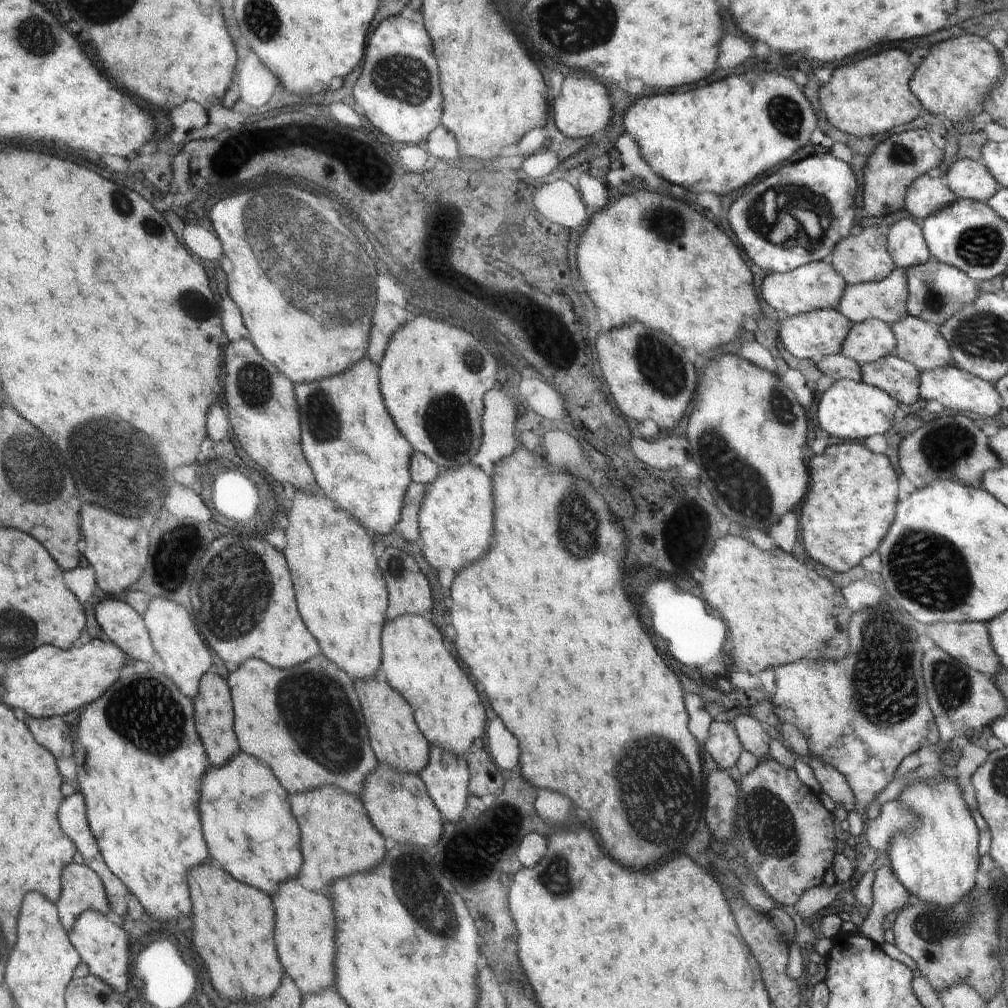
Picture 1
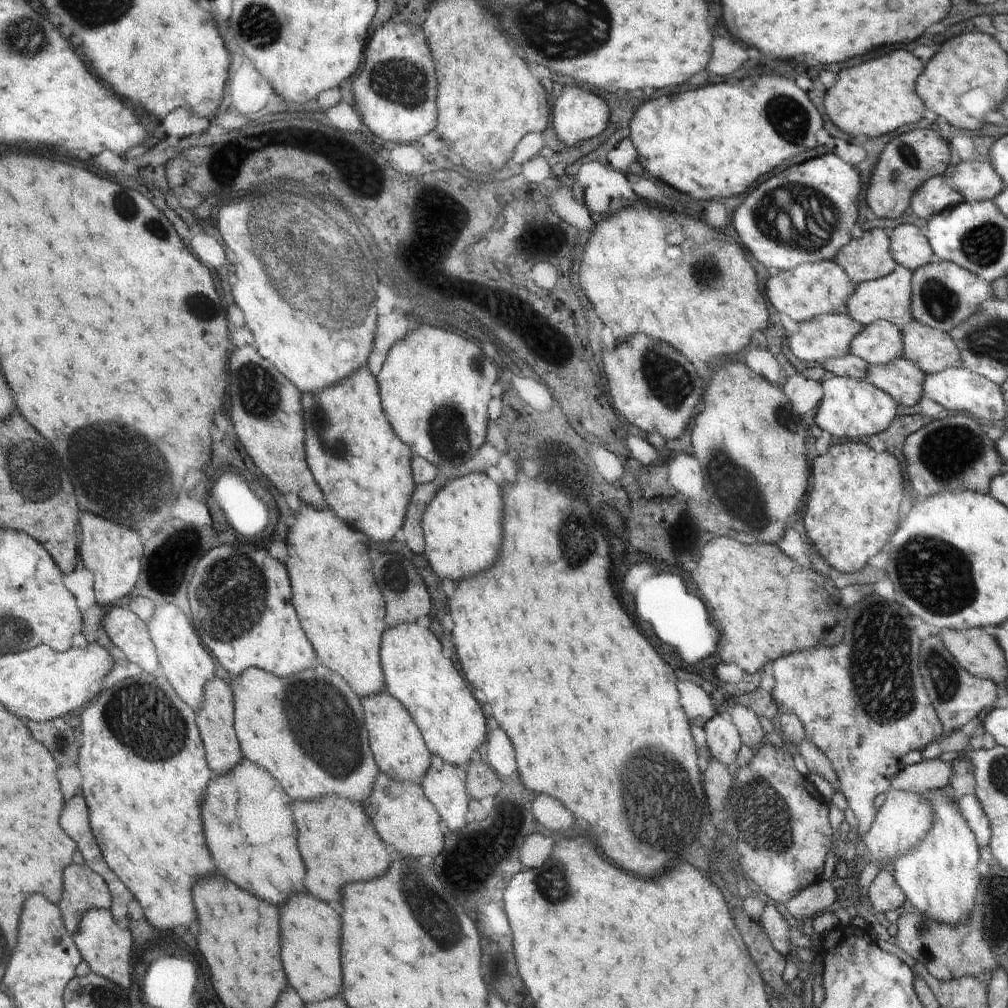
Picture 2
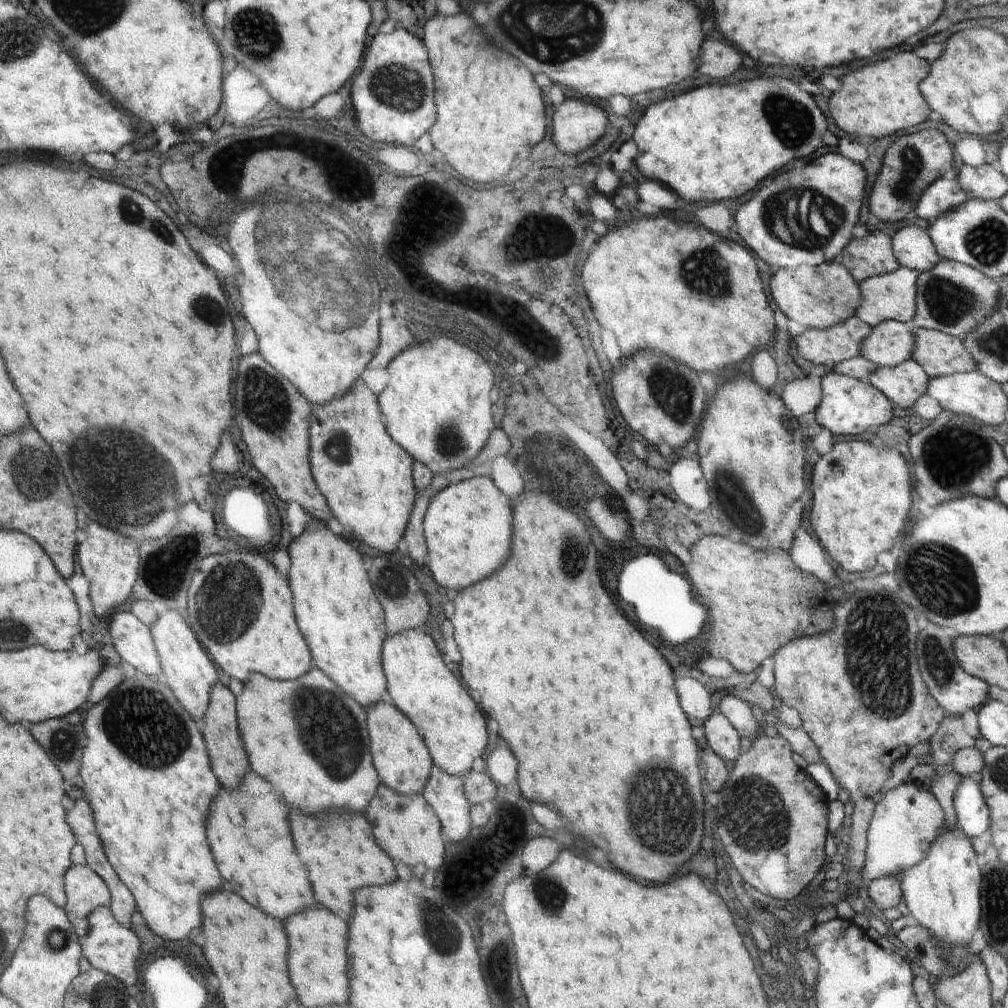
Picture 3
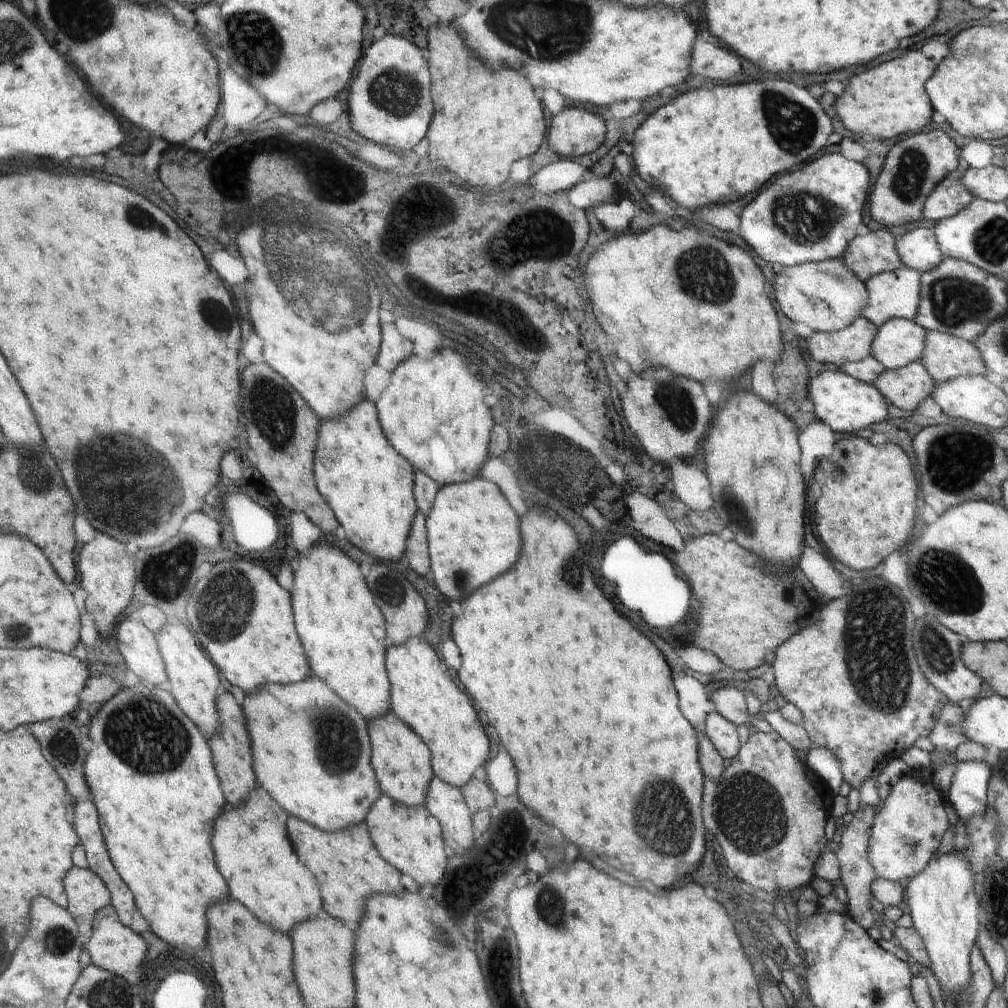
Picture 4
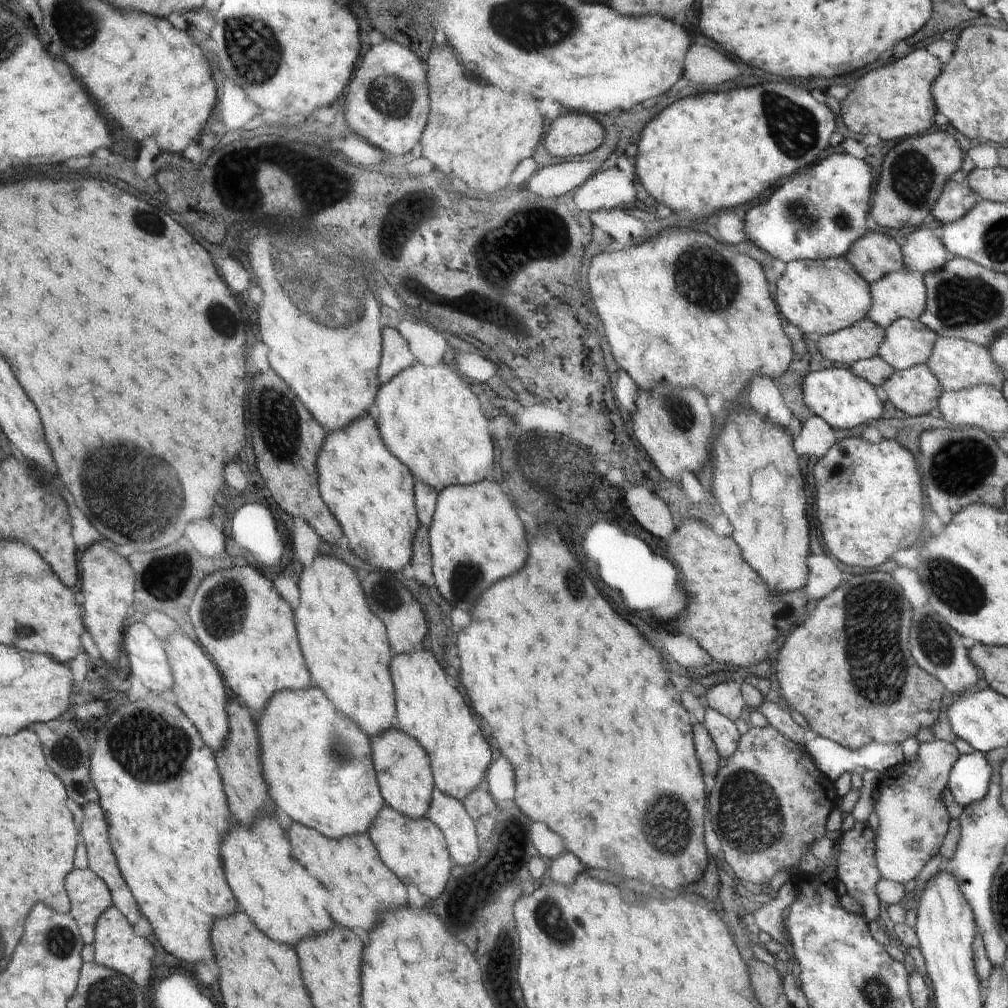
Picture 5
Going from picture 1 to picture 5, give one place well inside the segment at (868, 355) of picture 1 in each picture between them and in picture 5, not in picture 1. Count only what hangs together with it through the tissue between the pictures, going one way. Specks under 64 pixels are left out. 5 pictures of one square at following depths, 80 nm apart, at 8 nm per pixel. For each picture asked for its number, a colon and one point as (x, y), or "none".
2: (880, 341)
3: (892, 342)
4: (898, 342)
5: (907, 343)

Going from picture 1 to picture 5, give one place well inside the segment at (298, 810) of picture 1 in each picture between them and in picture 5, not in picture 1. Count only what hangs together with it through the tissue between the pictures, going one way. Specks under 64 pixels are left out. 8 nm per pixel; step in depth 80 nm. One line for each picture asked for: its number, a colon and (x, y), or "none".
2: (332, 828)
3: (342, 854)
4: (349, 867)
5: (363, 886)

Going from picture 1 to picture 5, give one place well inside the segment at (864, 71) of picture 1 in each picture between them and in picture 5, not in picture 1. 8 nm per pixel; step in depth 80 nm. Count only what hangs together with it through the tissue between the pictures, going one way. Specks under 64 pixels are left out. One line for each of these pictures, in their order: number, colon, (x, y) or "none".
2: (878, 96)
3: (877, 100)
4: (890, 99)
5: (894, 101)

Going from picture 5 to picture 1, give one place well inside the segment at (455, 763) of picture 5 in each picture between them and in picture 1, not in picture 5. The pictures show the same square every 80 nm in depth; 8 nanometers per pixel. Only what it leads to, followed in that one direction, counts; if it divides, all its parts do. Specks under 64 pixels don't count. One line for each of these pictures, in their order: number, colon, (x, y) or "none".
1: (446, 707)
2: (452, 723)
3: (421, 686)
4: (423, 696)

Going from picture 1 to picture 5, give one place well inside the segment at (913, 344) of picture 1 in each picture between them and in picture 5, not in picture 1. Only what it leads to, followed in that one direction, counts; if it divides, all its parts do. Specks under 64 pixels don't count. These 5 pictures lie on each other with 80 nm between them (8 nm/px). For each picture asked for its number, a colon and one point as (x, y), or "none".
2: (933, 350)
3: (938, 353)
4: (946, 356)
5: (957, 363)

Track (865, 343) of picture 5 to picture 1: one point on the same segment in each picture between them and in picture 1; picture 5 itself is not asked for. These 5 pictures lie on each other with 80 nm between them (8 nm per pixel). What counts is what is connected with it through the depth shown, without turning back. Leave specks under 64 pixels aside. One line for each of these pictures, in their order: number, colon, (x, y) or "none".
1: (813, 335)
2: (826, 336)
3: (837, 343)
4: (853, 343)

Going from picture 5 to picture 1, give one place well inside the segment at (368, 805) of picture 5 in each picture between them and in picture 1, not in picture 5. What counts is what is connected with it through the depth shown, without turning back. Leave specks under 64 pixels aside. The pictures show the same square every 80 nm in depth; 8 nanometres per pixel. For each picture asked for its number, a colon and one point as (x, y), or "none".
1: (280, 714)
2: (307, 730)
3: (305, 736)
4: (311, 750)

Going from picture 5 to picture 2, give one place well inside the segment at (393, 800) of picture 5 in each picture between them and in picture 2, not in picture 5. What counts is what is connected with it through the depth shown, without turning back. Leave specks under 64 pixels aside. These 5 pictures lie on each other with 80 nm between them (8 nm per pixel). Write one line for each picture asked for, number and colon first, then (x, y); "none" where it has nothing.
2: (400, 751)
3: (402, 759)
4: (403, 762)

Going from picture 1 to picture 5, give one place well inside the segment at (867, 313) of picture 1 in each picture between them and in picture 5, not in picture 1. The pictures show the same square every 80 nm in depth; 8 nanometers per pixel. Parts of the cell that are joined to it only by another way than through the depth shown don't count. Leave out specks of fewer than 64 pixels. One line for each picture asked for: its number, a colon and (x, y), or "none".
2: (890, 298)
3: (893, 296)
4: (892, 294)
5: (902, 293)

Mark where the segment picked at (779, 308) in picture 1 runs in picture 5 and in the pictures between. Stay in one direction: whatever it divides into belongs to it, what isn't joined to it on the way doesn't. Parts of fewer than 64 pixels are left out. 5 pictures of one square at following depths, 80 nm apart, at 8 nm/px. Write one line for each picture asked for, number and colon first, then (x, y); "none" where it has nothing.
2: (807, 290)
3: (825, 295)
4: (826, 296)
5: (825, 296)

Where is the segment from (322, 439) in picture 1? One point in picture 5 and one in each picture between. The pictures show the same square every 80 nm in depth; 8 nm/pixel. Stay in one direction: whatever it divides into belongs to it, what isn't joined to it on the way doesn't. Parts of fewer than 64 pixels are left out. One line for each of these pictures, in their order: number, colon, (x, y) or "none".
2: (363, 465)
3: (370, 483)
4: (371, 485)
5: (373, 492)

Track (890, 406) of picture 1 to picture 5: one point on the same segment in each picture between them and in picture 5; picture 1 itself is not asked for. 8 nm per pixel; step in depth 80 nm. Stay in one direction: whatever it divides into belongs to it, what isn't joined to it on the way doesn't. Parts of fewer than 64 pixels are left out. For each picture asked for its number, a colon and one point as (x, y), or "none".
2: (849, 408)
3: (848, 406)
4: (845, 404)
5: (844, 400)

